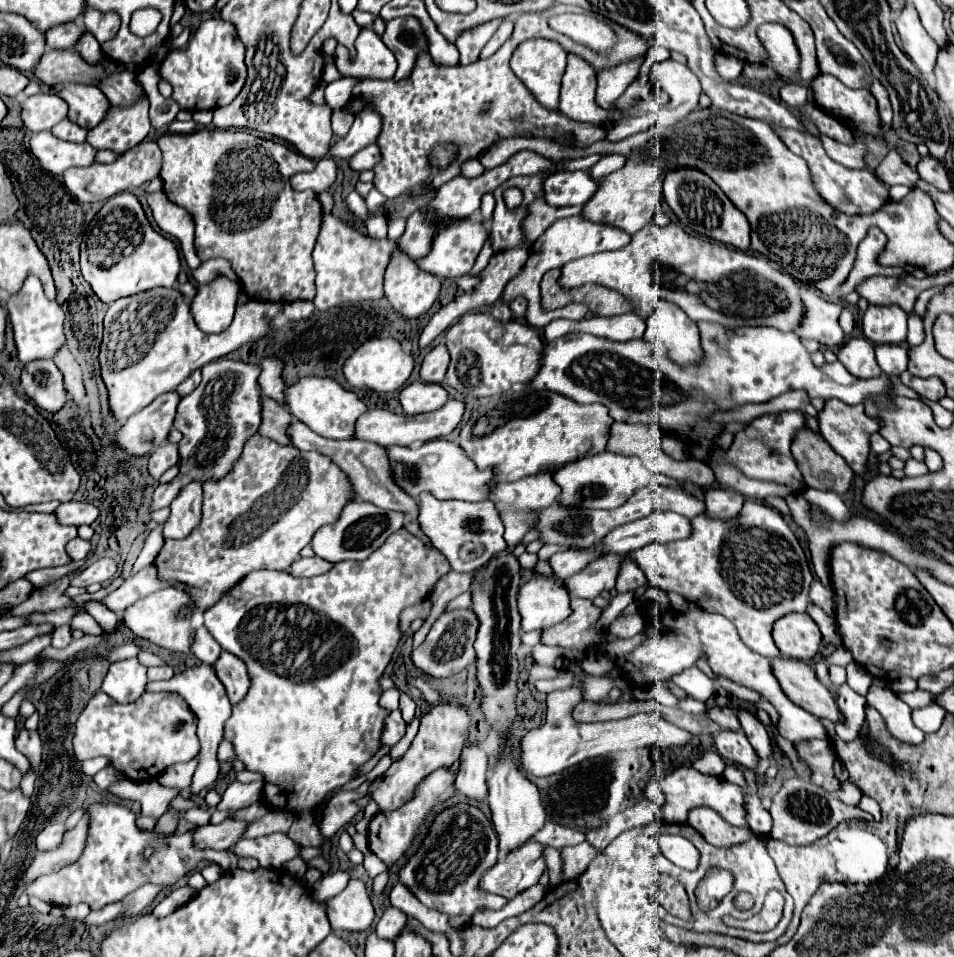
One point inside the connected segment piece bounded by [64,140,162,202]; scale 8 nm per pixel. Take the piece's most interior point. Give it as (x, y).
(98, 182)

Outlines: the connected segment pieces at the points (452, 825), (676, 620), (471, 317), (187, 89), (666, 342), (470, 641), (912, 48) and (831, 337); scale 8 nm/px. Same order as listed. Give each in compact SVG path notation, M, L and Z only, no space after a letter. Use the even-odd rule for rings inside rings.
M456 804L440 812L424 838L420 850L400 870L400 882L412 890L426 906L450 916L474 914L480 906L502 908L508 900L480 892L480 876L498 860L498 836L492 822L474 804Z
M655 604L649 605L647 615L644 615L645 628L643 633L647 634L648 640L638 646L634 652L626 654L622 660L618 660L618 666L625 674L630 674L630 682L634 687L644 688L650 686L655 680L672 678L680 674L682 670L690 668L696 664L696 660L706 654L708 664L714 674L722 674L736 684L742 684L750 690L756 690L766 702L770 702L780 720L778 720L778 730L784 738L796 742L796 740L808 740L808 738L828 738L828 732L824 724L812 716L810 712L802 710L796 706L780 688L776 676L772 674L772 666L768 658L752 652L738 636L736 626L730 624L720 614L708 614L702 612L696 604L688 604L688 612L672 616L670 610L658 612ZM655 617L655 625L653 619ZM652 625L652 626L651 626Z
M468 312L446 332L450 366L446 382L460 394L500 396L514 384L530 384L540 370L544 342L536 328L520 322L500 324L488 312Z
M208 18L200 24L184 48L170 50L166 54L160 64L160 76L172 84L172 98L184 110L196 112L228 106L240 94L248 76L244 64L244 44L236 36L232 24L222 18Z
M660 301L648 318L646 342L662 342L666 356L678 366L700 364L704 350L698 340L696 324L674 304Z
M456 608L456 610L444 612L432 624L426 640L416 650L412 650L412 660L414 660L416 668L420 668L422 672L436 676L436 678L458 674L462 668L466 668L468 664L472 664L476 660L476 656L474 656L476 654L474 652L476 632L478 632L478 620L476 620L476 614L472 612L472 608Z
M906 4L906 8L898 16L894 16L894 24L900 32L902 48L908 58L924 76L932 76L938 56L938 44L932 42L928 32L924 32L924 26L916 16L916 8L912 8L912 4Z
M808 286L800 288L800 296L804 300L804 320L800 320L796 334L800 338L812 338L832 350L838 348L844 342L844 332L838 324L842 306L824 300L814 288Z

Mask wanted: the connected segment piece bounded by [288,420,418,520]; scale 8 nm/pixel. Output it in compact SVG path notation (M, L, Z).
M294 420L292 426L288 428L288 436L292 438L292 444L300 450L316 450L324 456L328 456L336 466L340 466L340 470L346 472L356 496L364 502L376 504L378 508L384 510L396 510L402 512L404 516L408 516L410 520L418 518L418 502L414 498L410 498L404 490L396 488L396 484L392 482L392 470L388 468L388 460L384 458L384 448L376 446L376 444L368 444L364 440L330 440L330 438L322 438L316 432L308 430L304 422Z

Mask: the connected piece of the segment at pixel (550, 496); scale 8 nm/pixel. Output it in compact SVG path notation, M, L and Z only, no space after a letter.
M544 472L540 476L528 476L524 480L516 480L514 484L498 484L492 492L490 492L490 500L496 504L500 518L506 526L504 532L504 540L514 546L522 540L522 536L532 530L532 526L536 526L538 520L538 510L544 510L546 506L552 506L556 502L560 494L560 486L554 482L550 472Z

